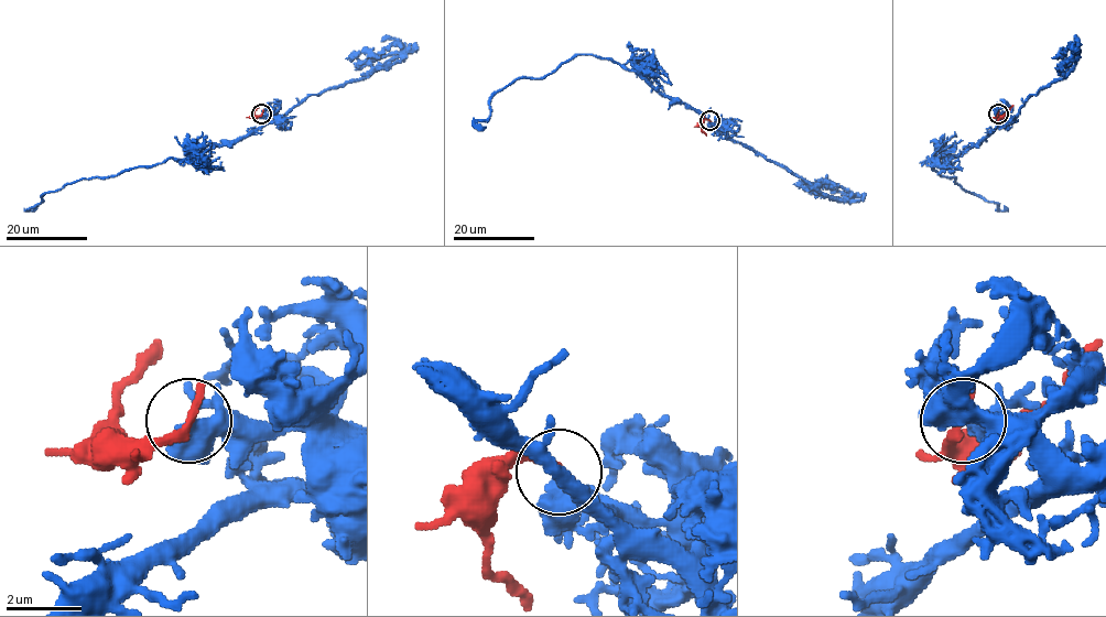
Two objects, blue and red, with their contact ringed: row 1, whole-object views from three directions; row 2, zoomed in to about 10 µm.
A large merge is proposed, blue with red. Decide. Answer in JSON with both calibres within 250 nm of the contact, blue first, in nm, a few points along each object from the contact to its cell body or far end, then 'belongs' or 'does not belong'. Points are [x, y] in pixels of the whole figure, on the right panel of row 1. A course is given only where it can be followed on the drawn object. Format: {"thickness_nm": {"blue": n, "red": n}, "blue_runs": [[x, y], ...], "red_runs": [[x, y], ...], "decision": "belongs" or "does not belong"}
{"thickness_nm": {"blue": 400, "red": 300}, "blue_runs": [[999, 114], [1006, 120], [980, 141], [932, 168], [1000, 212], [1004, 205]], "red_runs": [[998, 114], [1004, 115], [1012, 105]], "decision": "does not belong"}

